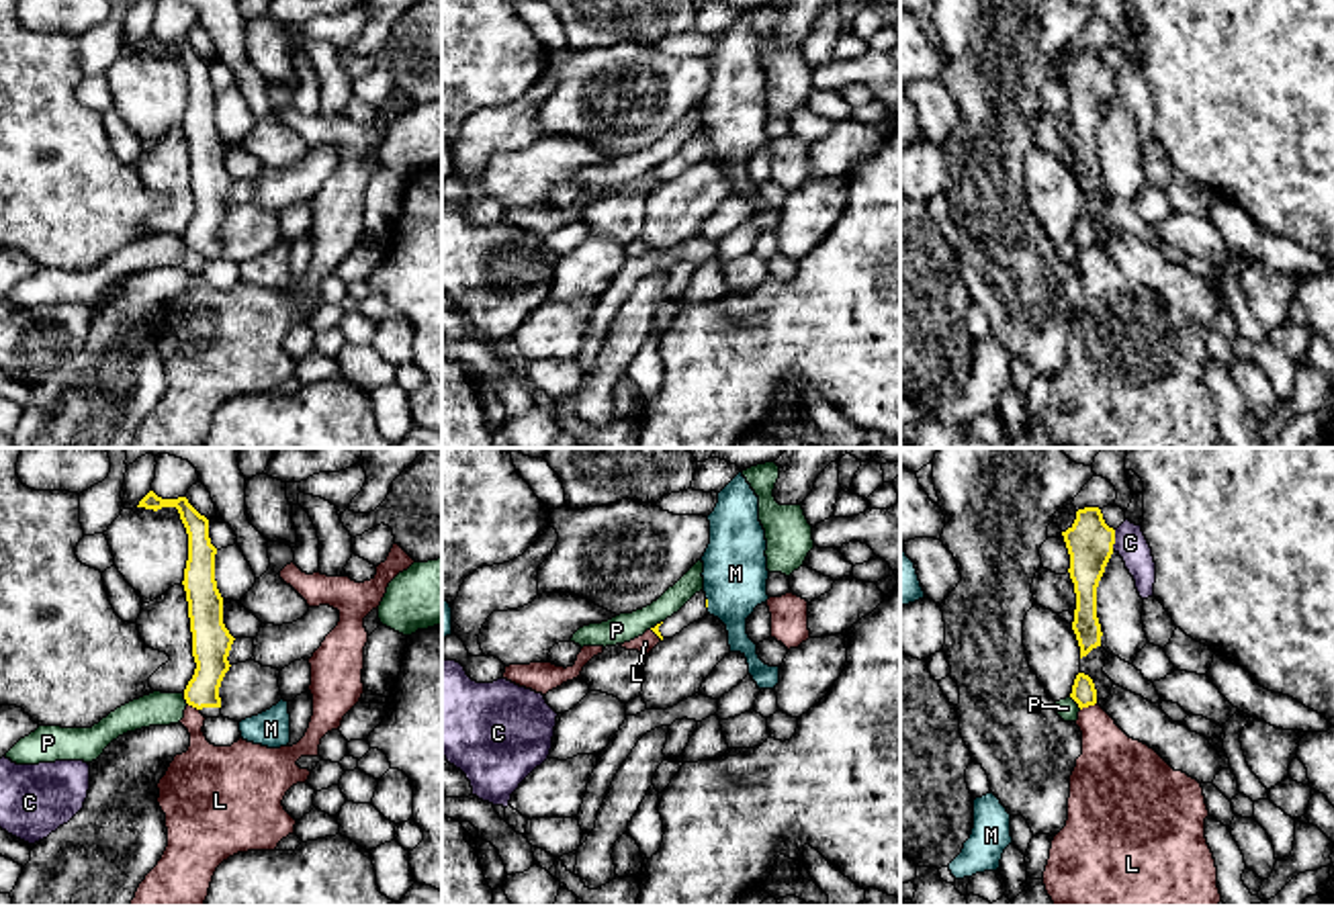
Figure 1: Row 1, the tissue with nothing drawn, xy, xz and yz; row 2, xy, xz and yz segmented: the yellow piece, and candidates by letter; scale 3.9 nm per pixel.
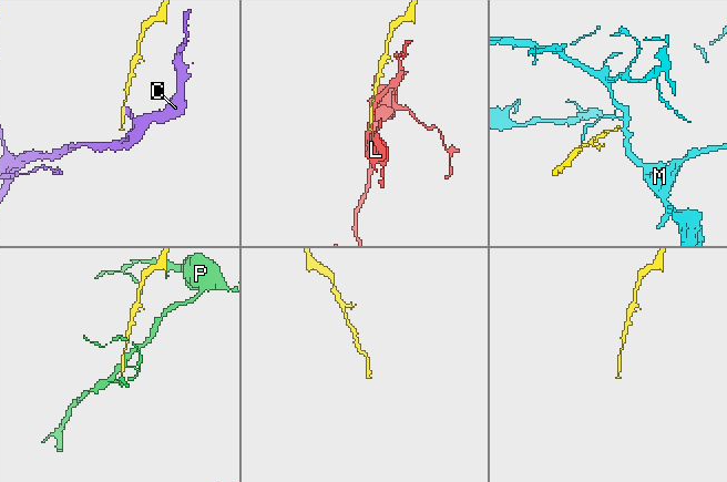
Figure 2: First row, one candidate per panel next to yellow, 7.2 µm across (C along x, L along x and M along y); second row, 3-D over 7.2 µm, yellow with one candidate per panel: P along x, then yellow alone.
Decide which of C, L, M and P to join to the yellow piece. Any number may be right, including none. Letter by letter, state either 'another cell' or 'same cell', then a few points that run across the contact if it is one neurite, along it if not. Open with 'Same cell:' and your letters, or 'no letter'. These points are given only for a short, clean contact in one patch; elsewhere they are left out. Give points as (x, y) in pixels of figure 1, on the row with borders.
Same cell: no letter
C: another cell; line yz (1116, 530), (1112, 549)
L: another cell; line yz (1095, 702), (1081, 710)
M: another cell; line xz (706, 598), (708, 606)
P: another cell; line yz (1071, 696), (1081, 708)

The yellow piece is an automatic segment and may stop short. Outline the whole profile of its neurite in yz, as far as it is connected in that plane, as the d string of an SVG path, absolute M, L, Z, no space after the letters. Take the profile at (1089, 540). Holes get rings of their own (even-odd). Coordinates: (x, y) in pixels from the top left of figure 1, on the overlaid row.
M1084 507L1076 511L1074 524L1062 536L1070 554L1068 573L1076 593L1072 630L1082 659L1101 646L1097 587L1113 554L1115 530L1105 524L1099 507Z

